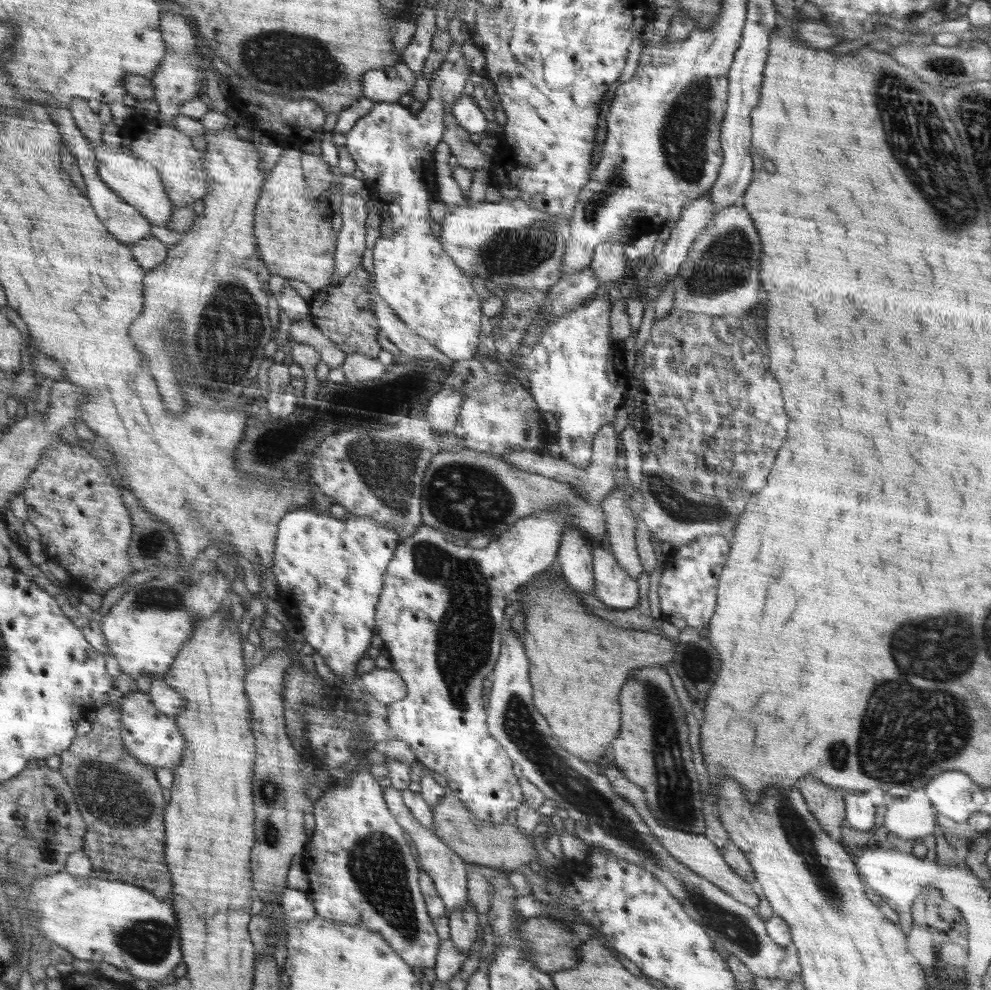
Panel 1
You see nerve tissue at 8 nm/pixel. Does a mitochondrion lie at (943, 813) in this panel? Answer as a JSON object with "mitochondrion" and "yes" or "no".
{"mitochondrion":"no"}

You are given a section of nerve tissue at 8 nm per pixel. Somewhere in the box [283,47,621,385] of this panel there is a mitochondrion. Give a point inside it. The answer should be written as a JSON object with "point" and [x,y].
{"point":[509,253]}

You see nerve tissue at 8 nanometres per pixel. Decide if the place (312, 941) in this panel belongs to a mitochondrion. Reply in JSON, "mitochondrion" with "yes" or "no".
{"mitochondrion":"no"}

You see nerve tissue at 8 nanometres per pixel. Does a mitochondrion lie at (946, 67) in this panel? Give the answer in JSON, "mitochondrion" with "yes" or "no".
{"mitochondrion":"yes"}

